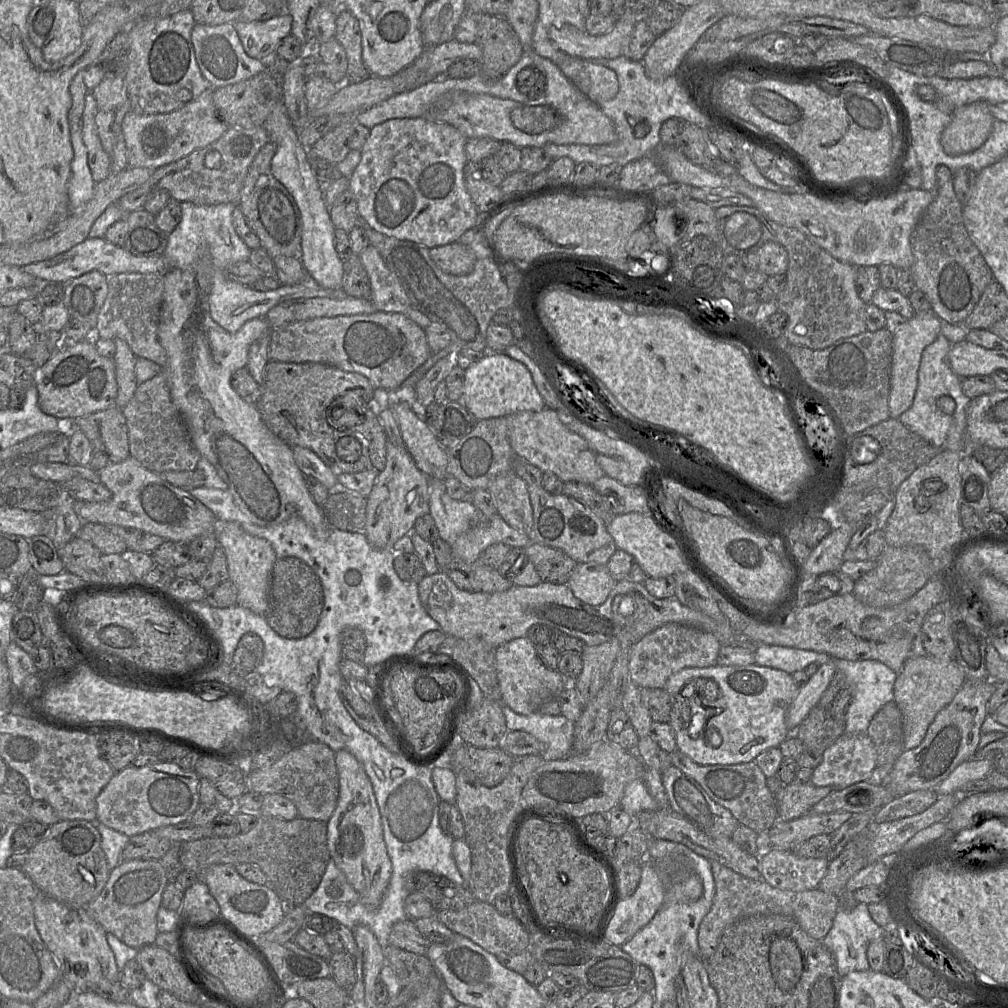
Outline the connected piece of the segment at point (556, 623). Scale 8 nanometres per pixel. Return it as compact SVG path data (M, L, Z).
M439 571L424 576L417 583L417 587L423 608L439 624L440 630L446 636L456 639L479 639L492 648L497 648L513 639L525 637L528 629L533 625L559 630L566 635L580 639L584 645L588 646L597 646L611 639L636 643L646 634L665 624L692 626L712 634L717 632L717 622L706 614L683 605L675 596L665 599L653 597L643 583L617 581L606 600L596 606L577 599L567 584L553 584L546 581L541 581L532 587L512 585L503 592L469 592L459 589L444 572Z

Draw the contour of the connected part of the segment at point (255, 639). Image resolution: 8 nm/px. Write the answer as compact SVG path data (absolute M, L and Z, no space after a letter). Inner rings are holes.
M246 633L239 640L229 668L240 677L245 677L255 670L262 656L263 643L261 639L255 634Z

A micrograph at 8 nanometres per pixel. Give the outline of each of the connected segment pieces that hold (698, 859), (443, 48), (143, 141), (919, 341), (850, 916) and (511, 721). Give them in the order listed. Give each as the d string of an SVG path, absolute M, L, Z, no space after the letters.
M649 838L649 849L646 858L657 859L667 854L684 855L700 876L703 882L703 894L693 903L665 903L652 920L640 929L631 939L621 945L638 964L646 965L654 977L654 999L656 1006L667 1001L675 1001L675 981L681 976L684 963L691 957L701 957L698 944L698 929L701 921L710 911L715 894L715 882L710 860L696 854L683 844L667 841L652 843Z
M451 39L434 47L426 47L411 65L392 76L394 95L414 89L437 77L445 77L447 67L464 58L480 62L482 58L480 46Z
M213 87L205 90L196 99L171 113L139 115L132 110L127 112L122 131L128 166L156 170L218 140L229 127L217 114L213 104L214 90Z
M934 312L915 313L907 323L894 332L892 341L891 390L889 411L891 418L899 418L913 404L918 386L918 371L924 349L941 334L942 321Z
M858 903L852 909L839 909L837 911L833 925L822 942L833 954L837 971L842 978L852 971L870 969L867 960L867 947L871 941L880 939L883 934L884 929L876 924L870 916L868 905Z
M503 705L508 731L524 731L545 744L545 751L539 754L546 760L559 760L571 754L574 739L574 724L562 716L546 715L536 711L530 715L515 713Z

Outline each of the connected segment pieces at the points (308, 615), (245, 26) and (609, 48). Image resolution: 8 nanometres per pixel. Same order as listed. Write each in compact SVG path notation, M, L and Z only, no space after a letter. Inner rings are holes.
M294 557L276 559L271 575L268 609L264 615L270 627L281 637L303 638L310 634L320 619L324 596L314 571Z
M287 12L265 21L232 23L246 54L260 61L275 55L281 40L291 33L292 17Z
M627 9L605 34L592 36L570 24L551 26L548 36L561 51L581 59L613 59L625 56L635 24L642 16Z

